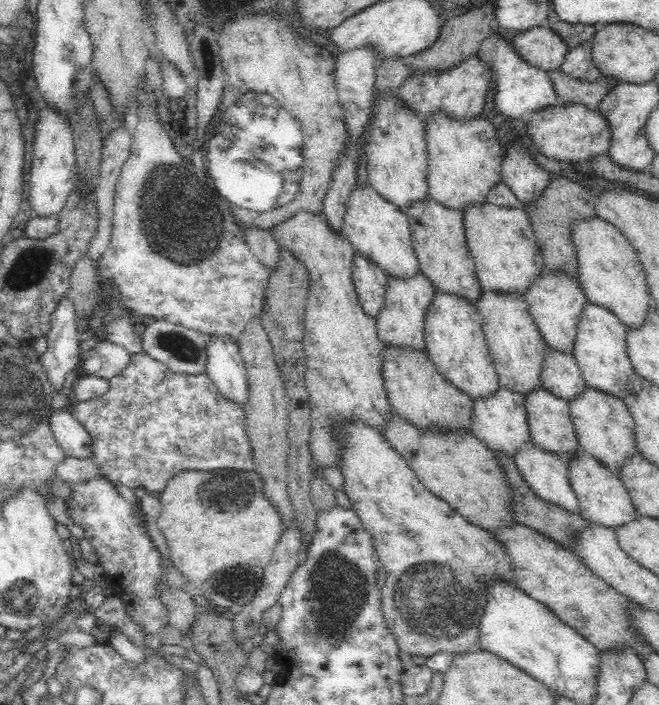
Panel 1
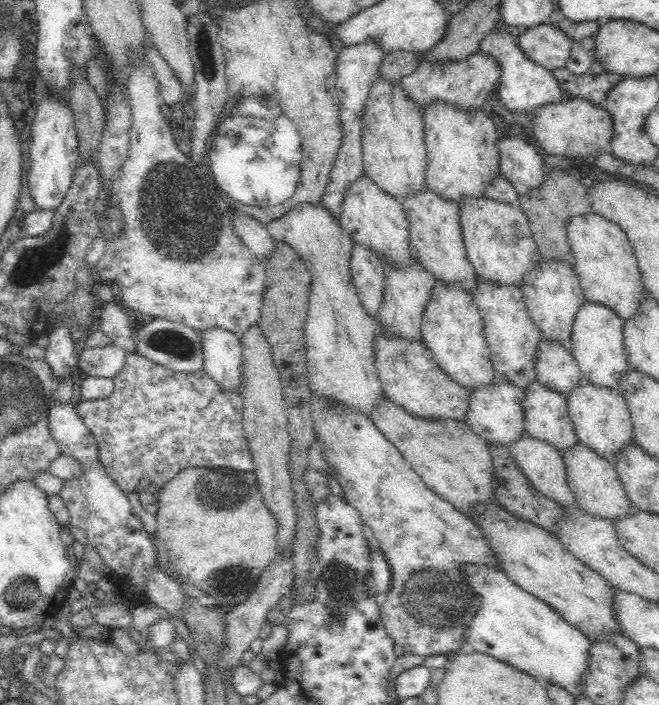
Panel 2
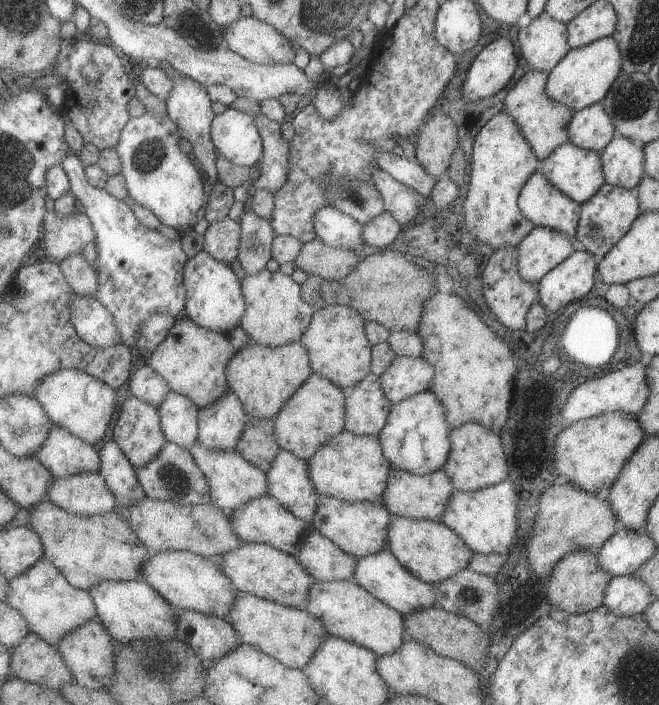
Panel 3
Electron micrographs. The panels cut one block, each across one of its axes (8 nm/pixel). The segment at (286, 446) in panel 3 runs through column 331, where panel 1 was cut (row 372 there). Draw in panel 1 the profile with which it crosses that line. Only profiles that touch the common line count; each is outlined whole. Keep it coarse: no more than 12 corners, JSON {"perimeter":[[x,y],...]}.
{"perimeter":[[382,344],[391,408],[420,428],[470,428],[473,400],[426,349]]}

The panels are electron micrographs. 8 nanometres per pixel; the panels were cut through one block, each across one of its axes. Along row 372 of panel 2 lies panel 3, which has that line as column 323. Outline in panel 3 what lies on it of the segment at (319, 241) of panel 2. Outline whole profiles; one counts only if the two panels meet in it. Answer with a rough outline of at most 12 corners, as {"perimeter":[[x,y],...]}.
{"perimeter":[[355,308],[317,309],[302,344],[314,373],[349,391],[371,373]]}

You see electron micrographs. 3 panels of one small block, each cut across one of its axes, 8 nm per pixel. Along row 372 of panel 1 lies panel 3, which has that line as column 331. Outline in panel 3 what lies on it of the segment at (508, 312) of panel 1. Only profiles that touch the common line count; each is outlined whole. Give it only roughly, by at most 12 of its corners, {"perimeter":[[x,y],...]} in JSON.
{"perimeter":[[321,493],[313,527],[345,553],[389,548],[393,516],[382,501]]}

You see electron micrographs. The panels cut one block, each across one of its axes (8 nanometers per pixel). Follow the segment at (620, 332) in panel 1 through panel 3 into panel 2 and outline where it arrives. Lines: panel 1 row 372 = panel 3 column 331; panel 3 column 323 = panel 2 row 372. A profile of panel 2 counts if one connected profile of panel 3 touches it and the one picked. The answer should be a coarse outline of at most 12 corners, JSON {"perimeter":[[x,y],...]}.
{"perimeter":[[584,300],[570,351],[581,377],[618,389],[628,368],[624,321]]}

